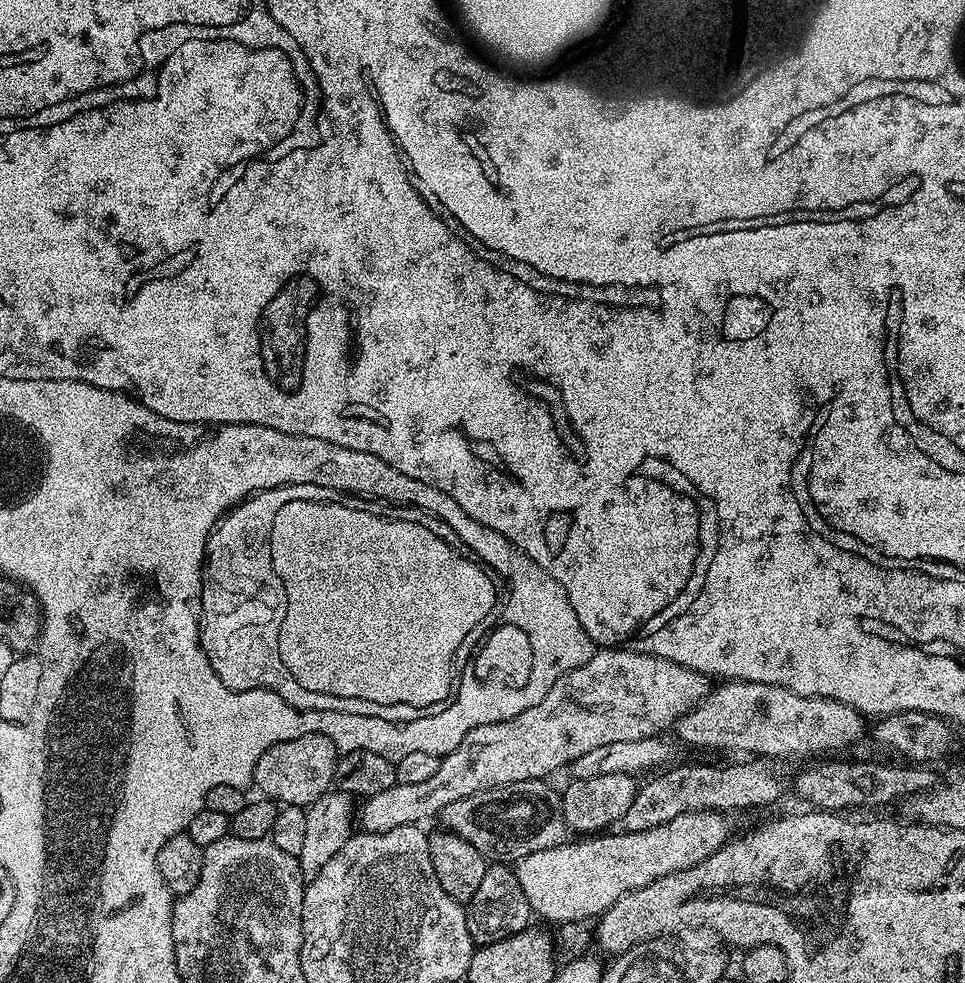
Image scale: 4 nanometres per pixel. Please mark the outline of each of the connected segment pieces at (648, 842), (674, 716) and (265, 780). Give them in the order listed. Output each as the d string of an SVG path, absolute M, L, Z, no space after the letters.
M687 812L670 818L662 826L654 826L654 830L576 838L515 861L518 886L522 886L522 894L526 894L533 913L544 920L553 920L553 925L599 918L626 893L710 858L733 835L728 820L723 812Z
M600 648L594 654L594 658L590 658L590 662L586 662L586 666L578 666L574 670L570 670L562 678L558 678L558 682L554 682L554 686L546 694L546 698L542 698L542 702L538 702L538 706L530 706L530 710L522 710L522 714L518 714L514 718L510 718L506 722L494 722L486 726L478 726L474 730L470 730L466 734L466 738L462 738L462 742L458 742L458 746L454 751L449 752L447 756L440 760L438 770L434 770L434 775L426 778L426 782L410 782L409 784L398 784L390 786L390 790L382 790L382 794L374 794L367 797L363 801L364 804L358 808L358 824L363 831L366 832L385 832L386 830L394 830L398 826L417 826L423 825L423 820L439 817L440 811L446 806L450 806L450 802L458 802L458 798L470 798L470 794L478 794L482 790L490 790L498 786L506 786L514 782L526 782L527 780L544 780L548 778L551 772L556 772L559 768L567 769L578 758L582 758L582 754L590 754L590 750L598 750L598 746L610 746L610 742L638 742L642 738L650 738L651 736L659 737L660 732L675 729L676 723L694 706L698 706L710 691L709 677L704 676L700 672L690 670L686 666L678 666L674 662L670 662L666 658L658 658L651 656L645 652L628 652L624 648Z
M306 734L290 742L278 742L278 746L270 746L270 750L266 750L262 758L258 758L252 784L260 791L257 793L261 797L273 802L307 806L329 791L336 779L337 759L334 742L330 742L330 738L322 734Z

